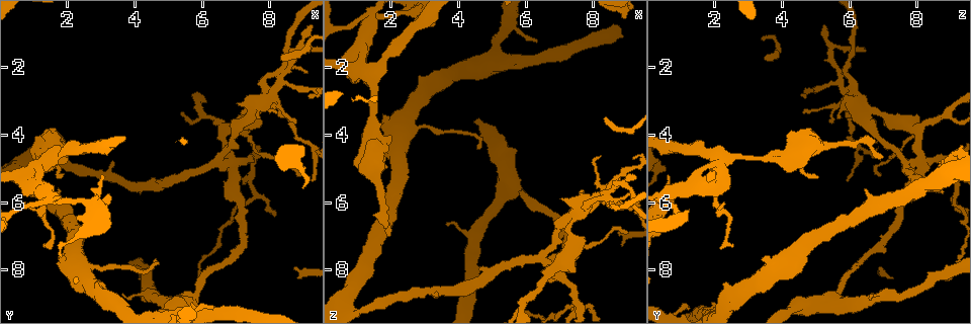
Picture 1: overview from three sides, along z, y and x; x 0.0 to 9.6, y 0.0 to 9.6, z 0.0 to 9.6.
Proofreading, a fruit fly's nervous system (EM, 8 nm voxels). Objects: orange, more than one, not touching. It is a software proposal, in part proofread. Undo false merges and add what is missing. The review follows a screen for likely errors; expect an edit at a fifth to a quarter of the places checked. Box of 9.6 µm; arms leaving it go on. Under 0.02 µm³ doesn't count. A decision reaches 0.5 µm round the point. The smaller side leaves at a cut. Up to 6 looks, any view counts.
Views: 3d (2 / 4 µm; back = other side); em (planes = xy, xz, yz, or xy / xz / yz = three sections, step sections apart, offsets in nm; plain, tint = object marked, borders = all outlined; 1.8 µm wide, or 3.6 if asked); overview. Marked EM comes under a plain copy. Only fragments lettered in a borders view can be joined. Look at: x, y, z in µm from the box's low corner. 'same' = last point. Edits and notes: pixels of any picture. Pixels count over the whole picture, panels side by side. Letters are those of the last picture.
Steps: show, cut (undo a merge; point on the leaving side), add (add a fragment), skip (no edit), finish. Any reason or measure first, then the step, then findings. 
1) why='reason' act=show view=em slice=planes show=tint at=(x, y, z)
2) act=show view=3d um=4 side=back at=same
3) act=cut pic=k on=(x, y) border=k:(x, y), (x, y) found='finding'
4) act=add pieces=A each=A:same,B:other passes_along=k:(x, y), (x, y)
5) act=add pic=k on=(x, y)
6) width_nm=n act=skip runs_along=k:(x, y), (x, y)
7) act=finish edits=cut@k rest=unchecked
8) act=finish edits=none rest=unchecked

act=show view=em um=3.6 slice=xz step=16 show=borders at=(2.05, 4.75, 4.00)

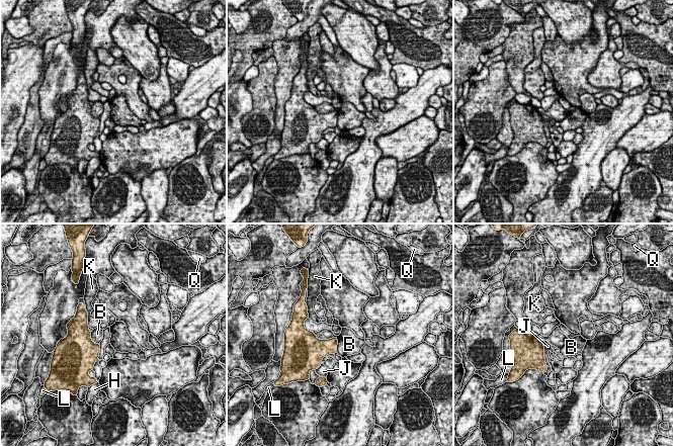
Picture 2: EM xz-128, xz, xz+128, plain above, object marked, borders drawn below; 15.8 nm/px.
act=skip each=B:other,H:other,J:other,K:other,L:other,Q:other border=2:(314, 334), (335, 337), (337, 351) found='none of them fits'

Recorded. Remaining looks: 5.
why='branch point' act=show view=3d um=4 at=(1.30, 4.75, 2.30)

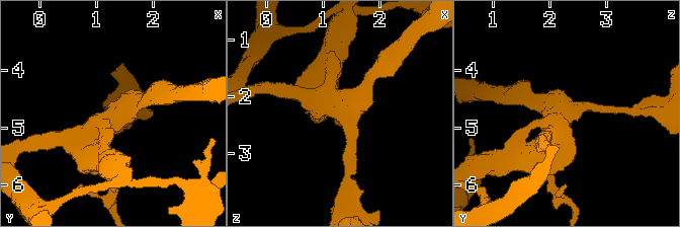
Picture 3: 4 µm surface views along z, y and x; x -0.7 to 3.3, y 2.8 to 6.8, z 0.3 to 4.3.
arms=3 arm_widths_nm=190,220,400 act=show view=em um=3.6 slice=planes show=borders at=(1.40, 4.75, 2.30)

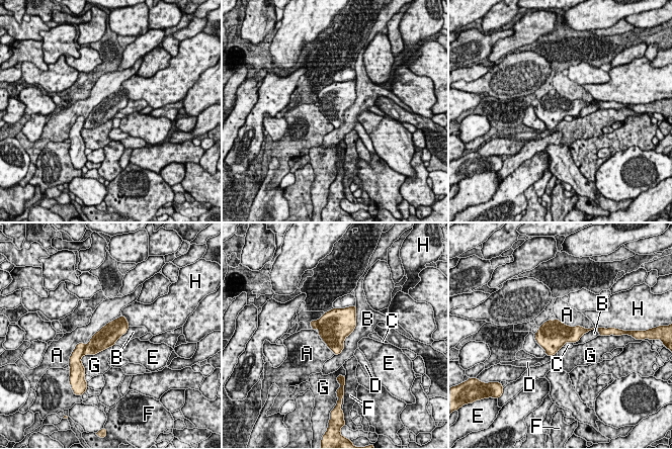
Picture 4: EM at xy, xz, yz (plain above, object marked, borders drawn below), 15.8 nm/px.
width_nm=320 act=cut pic=4 on=(75, 362) each=A:other,B:other,C:other,D:other,E:other,F:other,G:other,H:other border=4:(85, 346), (82, 354) found='a second neuron is stuck on'

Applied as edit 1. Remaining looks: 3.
act=show view=overview

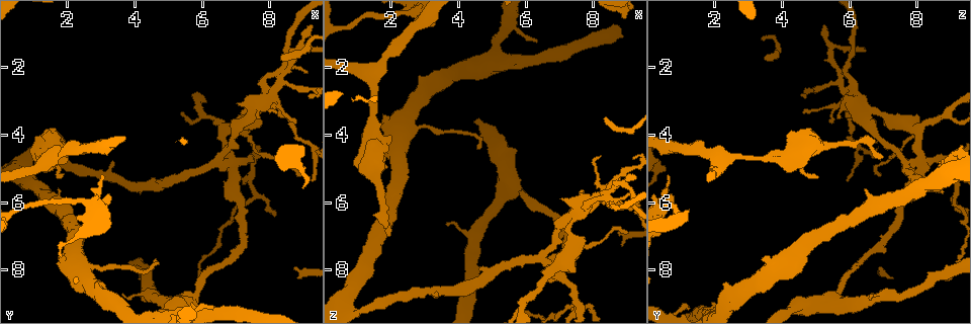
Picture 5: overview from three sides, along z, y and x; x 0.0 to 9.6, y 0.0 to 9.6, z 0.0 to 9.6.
why='abrupt turn' act=show view=em slice=planes show=borders at=(6.85, 4.80, 8.00)

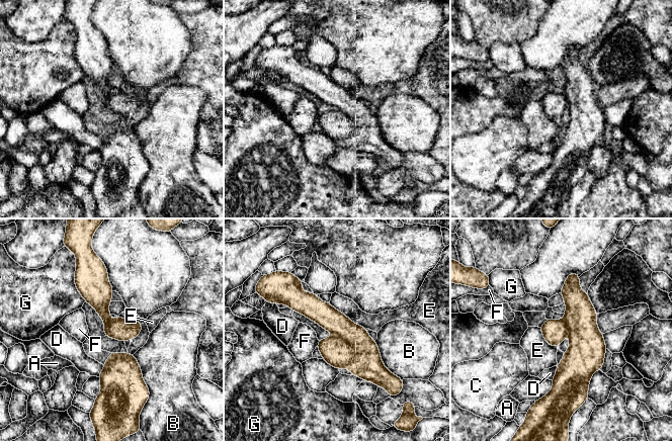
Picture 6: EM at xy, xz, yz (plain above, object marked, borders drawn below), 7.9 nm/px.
longest_contact=E:360nm act=cut pic=6 on=(337, 352) each=A:other,B:other,C:other,D:other,E:other,F:other,G:other part_leaving=6:(574, 276), (579, 363), (559, 392) found='two neurons meet here'

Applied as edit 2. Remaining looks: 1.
act=finish edits=cut@4,cut@6 rest=unchecked

